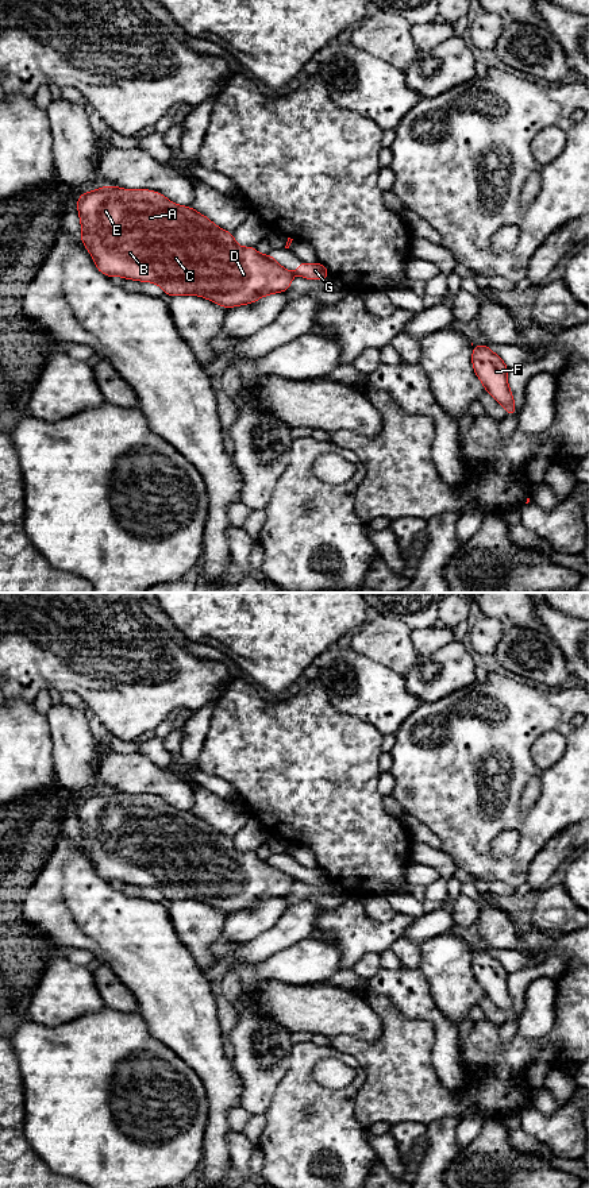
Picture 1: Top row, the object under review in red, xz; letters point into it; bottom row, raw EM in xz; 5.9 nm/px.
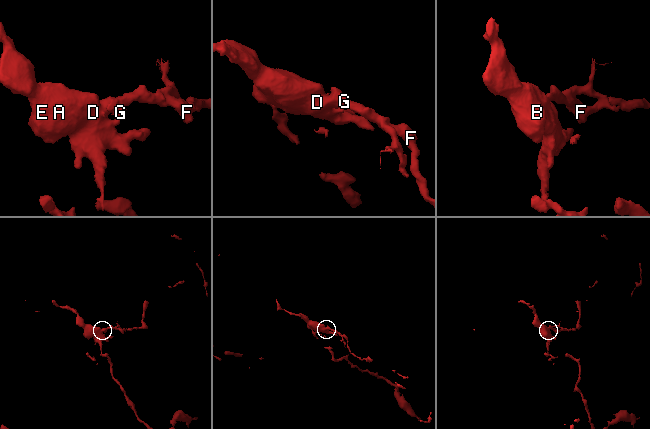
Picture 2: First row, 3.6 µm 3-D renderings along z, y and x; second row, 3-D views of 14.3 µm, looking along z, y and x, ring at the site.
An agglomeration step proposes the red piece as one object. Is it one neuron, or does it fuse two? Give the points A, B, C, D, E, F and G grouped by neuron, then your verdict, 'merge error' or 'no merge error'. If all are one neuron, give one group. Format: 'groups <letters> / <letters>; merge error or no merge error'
groups A B C D E F / G; merge error

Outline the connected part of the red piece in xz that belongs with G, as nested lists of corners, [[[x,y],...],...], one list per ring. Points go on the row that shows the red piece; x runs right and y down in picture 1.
[[[300,261],[300,265],[294,270],[294,274],[315,281],[324,279],[331,275],[323,263],[305,263],[303,261]]]

